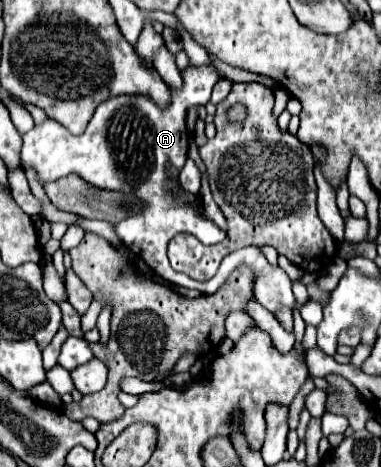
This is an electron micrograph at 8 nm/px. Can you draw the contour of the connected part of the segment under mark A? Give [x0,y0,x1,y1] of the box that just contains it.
[20,65,302,313]

